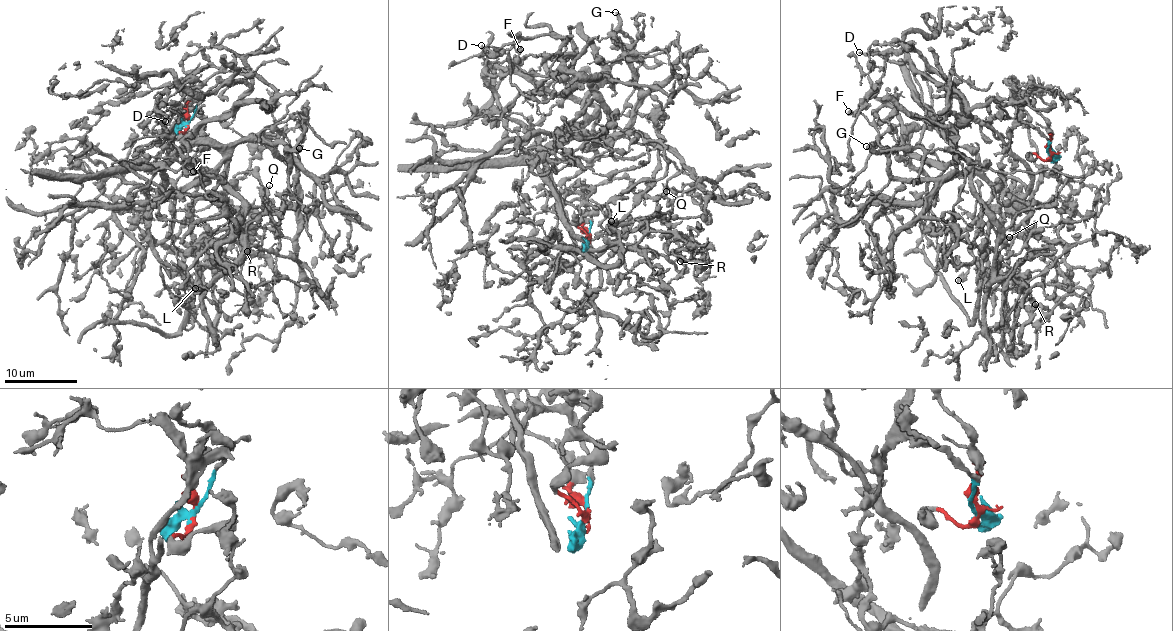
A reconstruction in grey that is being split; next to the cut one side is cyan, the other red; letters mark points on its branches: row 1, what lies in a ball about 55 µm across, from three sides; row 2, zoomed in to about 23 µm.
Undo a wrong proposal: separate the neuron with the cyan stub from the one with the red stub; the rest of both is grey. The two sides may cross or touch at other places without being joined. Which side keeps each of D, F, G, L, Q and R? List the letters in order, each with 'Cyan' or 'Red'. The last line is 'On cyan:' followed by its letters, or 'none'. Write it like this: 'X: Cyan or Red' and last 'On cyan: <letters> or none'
D: Cyan
F: Red
G: Red
L: Cyan
Q: Red
R: Red
On cyan: D, L

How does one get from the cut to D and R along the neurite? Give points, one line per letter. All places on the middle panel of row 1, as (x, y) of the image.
D: (589, 234), (587, 203), (572, 193), (561, 207), (534, 135), (504, 114), (485, 78), (487, 53), (481, 45)
R: (589, 234), (559, 190), (598, 108), (538, 165), (558, 214), (592, 254), (641, 219), (680, 262)

